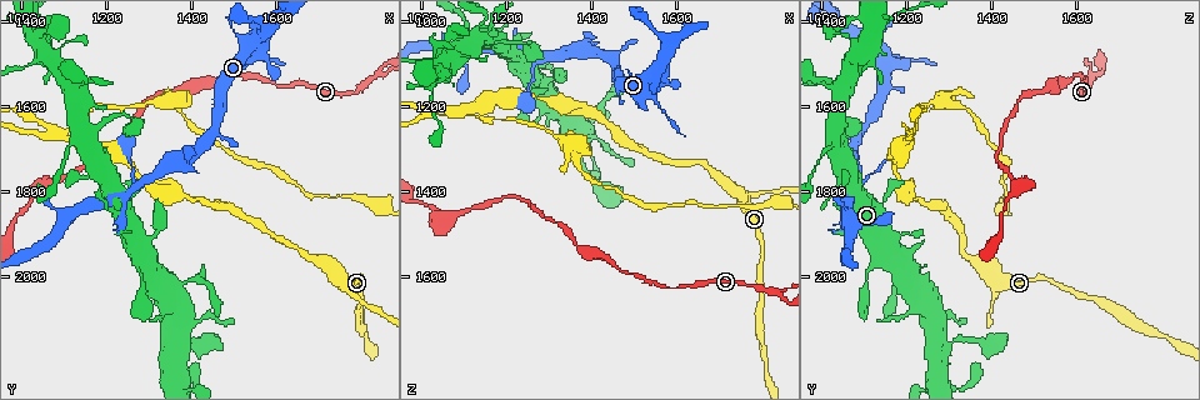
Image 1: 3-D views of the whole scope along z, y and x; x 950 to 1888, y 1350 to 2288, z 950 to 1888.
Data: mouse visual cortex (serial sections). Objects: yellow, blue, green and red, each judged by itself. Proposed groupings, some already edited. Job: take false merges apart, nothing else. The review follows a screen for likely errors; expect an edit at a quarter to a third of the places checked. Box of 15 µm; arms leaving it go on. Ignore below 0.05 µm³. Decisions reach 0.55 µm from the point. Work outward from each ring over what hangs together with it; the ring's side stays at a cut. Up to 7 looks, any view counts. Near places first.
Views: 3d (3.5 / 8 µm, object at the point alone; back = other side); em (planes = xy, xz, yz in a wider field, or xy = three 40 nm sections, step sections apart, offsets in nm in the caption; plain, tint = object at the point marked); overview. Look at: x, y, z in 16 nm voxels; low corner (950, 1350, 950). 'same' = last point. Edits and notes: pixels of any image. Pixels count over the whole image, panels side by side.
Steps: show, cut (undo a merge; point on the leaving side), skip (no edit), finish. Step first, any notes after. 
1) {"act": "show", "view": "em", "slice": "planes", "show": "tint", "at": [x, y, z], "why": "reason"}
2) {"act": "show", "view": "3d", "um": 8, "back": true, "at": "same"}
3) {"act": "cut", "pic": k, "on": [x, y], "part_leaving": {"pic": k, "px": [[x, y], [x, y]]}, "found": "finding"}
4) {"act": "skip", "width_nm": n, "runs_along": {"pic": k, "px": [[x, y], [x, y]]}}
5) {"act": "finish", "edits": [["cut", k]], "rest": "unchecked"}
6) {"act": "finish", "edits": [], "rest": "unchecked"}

{"act": "show", "view": "3d", "um": 3.5, "at": [1835, 1530, 1645], "why": "arms run side by side"}

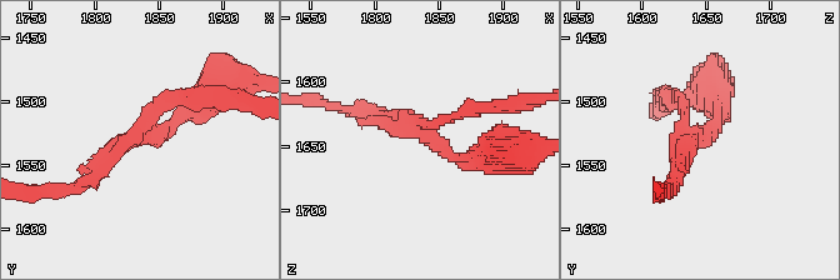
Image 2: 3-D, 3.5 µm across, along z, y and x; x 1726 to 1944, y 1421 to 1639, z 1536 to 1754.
{"act": "show", "view": "em", "slice": "xy", "step": 1, "show": "tint", "at": [1832, 1528, 1640], "arms": 3, "arm_widths_nm": [150, 150, 150]}

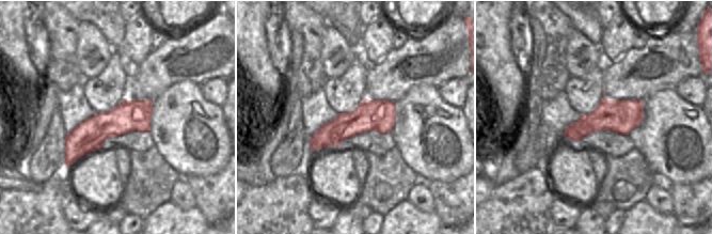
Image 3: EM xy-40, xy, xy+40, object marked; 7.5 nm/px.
{"act": "cut", "pic": 2, "on": [706, 109], "part_leaving": {"pic": 2, "px": [[681, 160], [718, 123], [714, 103]]}, "found": "two cells meet here"}

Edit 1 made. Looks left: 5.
{"act": "show", "view": "3d", "um": 3.5, "back": true, "at": [1420, 1815, 1230], "why": "two arms in line, one across"}

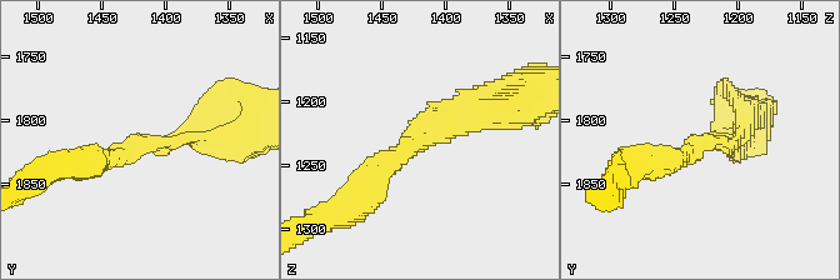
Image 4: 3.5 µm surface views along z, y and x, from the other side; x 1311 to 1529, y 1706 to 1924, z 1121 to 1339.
{"act": "show", "view": "em", "slice": "planes", "show": "tint", "at": [1420, 1816, 1228], "arms": 3, "arm_widths_nm": [200, 200, 350], "why": "now the EM"}

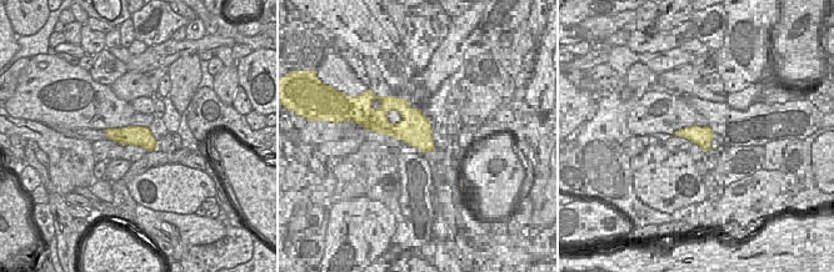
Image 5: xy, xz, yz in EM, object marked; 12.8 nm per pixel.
{"act": "skip", "runs_along": {"pic": 4, "px": [[370, 195], [420, 138], [496, 109]]}, "found": "one cell here"}

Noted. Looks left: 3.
{"act": "show", "view": "3d", "um": 3.5, "at": [1110, 1675, 1210], "why": "thin neck"}

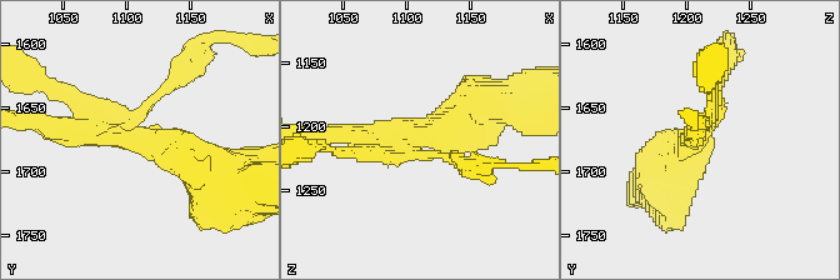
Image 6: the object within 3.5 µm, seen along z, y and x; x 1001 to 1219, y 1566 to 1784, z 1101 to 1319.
{"act": "show", "view": "em", "slice": "xy", "step": 3, "show": "tint", "at": [1108, 1672, 1206]}

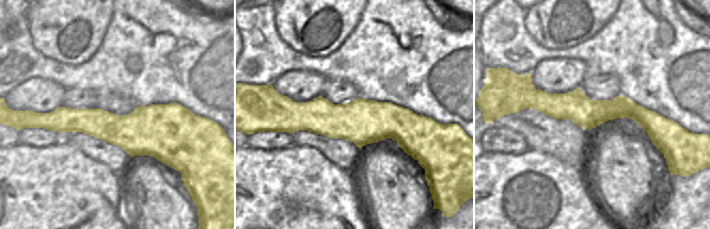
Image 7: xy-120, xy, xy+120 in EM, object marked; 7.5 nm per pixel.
{"act": "cut", "pic": 6, "on": [40, 85], "arm_widths_nm": [150, 150, 250, 500], "part_leaving": {"pic": 6, "px": [[133, 121], [216, 36]]}, "found": "two cells meet here"}

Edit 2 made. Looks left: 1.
{"act": "finish", "edits": [["cut", 2], ["cut", 6]], "rest": "unchecked"}

